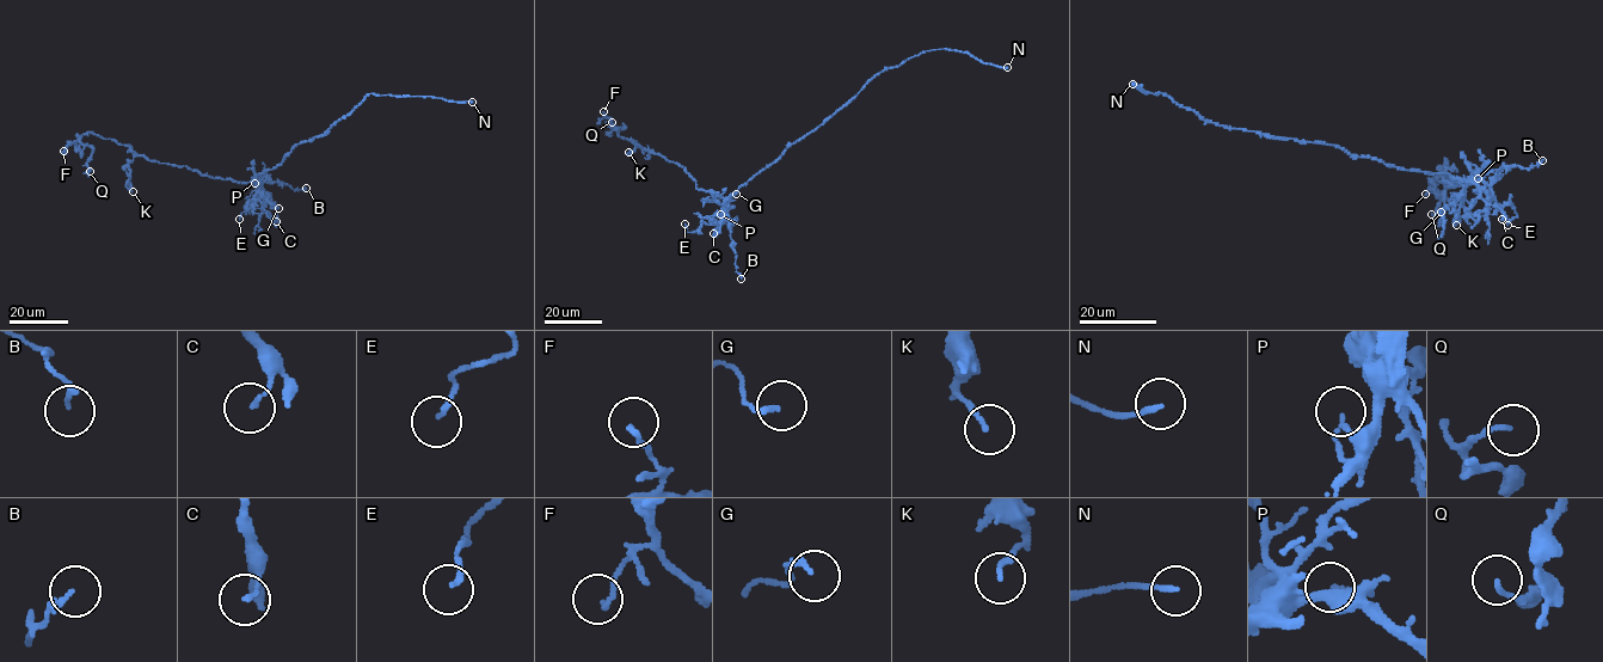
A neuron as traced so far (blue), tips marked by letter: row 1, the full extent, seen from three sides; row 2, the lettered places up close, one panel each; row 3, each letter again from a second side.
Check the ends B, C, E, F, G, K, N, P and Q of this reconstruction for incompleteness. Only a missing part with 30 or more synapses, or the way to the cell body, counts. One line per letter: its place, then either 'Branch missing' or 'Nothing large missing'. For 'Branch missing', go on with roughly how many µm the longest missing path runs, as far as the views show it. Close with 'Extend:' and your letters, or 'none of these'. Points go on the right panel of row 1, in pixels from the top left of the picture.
B: Place: (1542, 160). Nothing large missing
C: Place: (1502, 219). Nothing large missing
E: Place: (1508, 225). Nothing large missing
F: Place: (1425, 194). Nothing large missing
G: Place: (1441, 212). Nothing large missing
K: Place: (1456, 225). Nothing large missing
N: Place: (1132, 84). Branch missing. Missing length about 3 µm
P: Place: (1478, 178). Nothing large missing
Q: Place: (1431, 214). Nothing large missing
Extend: N

